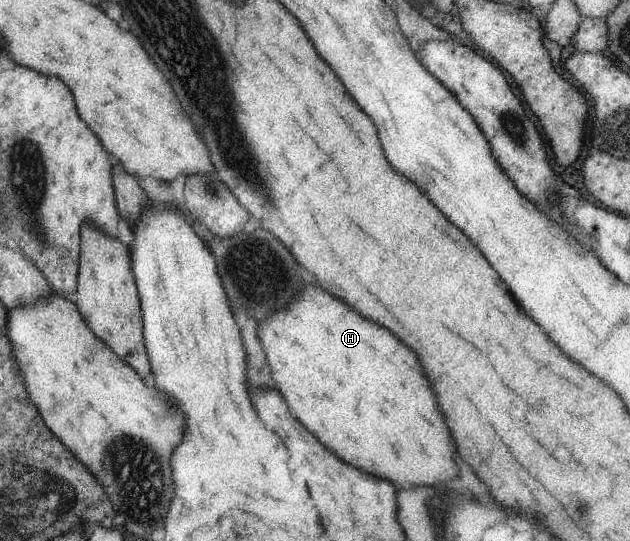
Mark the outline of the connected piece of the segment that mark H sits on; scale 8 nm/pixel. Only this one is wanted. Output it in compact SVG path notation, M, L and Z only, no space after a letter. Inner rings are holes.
M308 284L286 310L260 322L258 338L274 370L276 388L284 396L292 416L340 460L402 488L446 484L458 476L458 464L452 458L456 446L438 410L434 388L418 356L396 340L392 332L368 322L342 300Z

